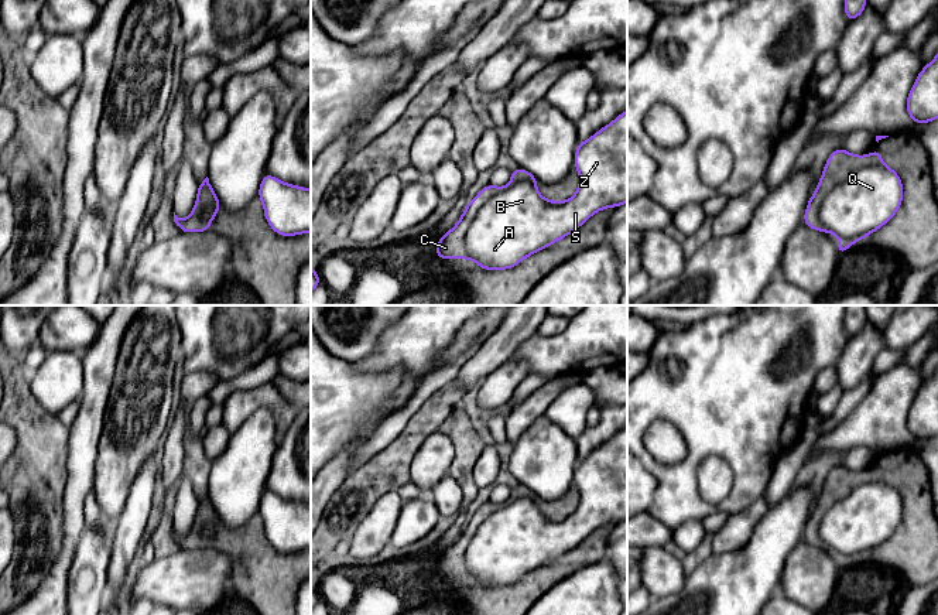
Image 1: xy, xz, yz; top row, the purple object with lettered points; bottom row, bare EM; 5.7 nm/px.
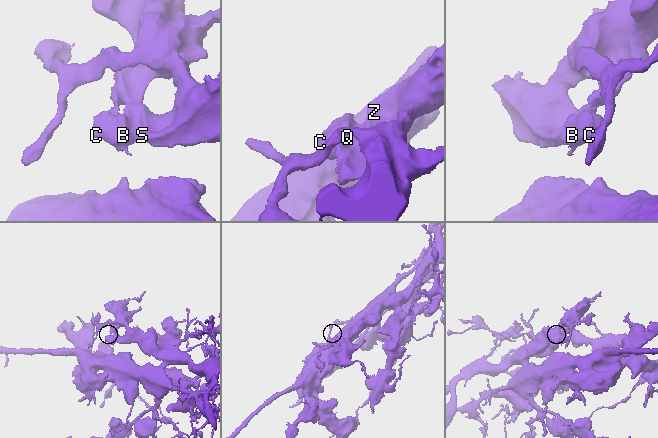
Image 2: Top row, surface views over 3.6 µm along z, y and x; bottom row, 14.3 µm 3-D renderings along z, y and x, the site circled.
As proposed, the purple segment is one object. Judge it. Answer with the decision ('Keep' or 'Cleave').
Cleave

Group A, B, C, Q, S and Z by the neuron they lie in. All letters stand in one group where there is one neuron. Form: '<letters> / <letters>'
A B Q S Z / C

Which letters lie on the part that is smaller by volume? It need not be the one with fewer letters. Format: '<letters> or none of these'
C

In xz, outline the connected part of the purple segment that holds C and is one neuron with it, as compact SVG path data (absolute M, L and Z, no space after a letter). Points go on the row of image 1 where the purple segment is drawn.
M487 184L477 195L468 202L458 223L448 230L437 243L437 259L466 259L465 236L469 226L477 216L482 206L494 195L500 194L504 188Z

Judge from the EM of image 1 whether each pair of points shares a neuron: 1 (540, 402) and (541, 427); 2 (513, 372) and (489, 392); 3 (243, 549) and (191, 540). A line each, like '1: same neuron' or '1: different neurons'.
1: different neurons
2: same neuron
3: same neuron

